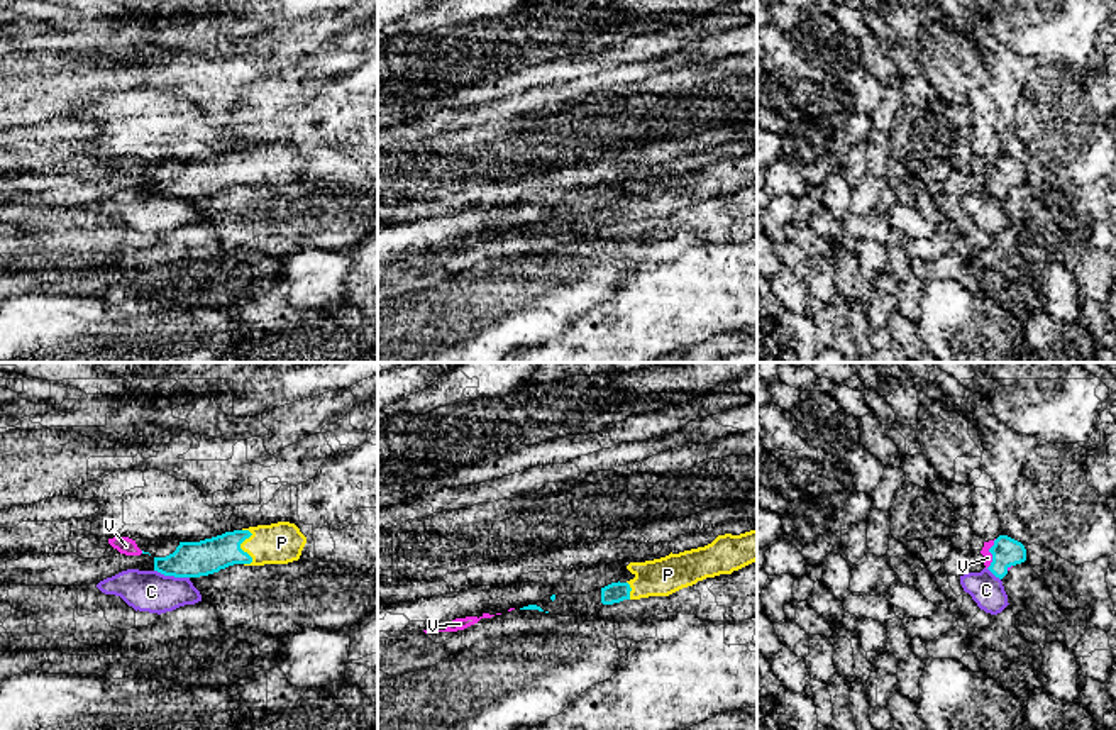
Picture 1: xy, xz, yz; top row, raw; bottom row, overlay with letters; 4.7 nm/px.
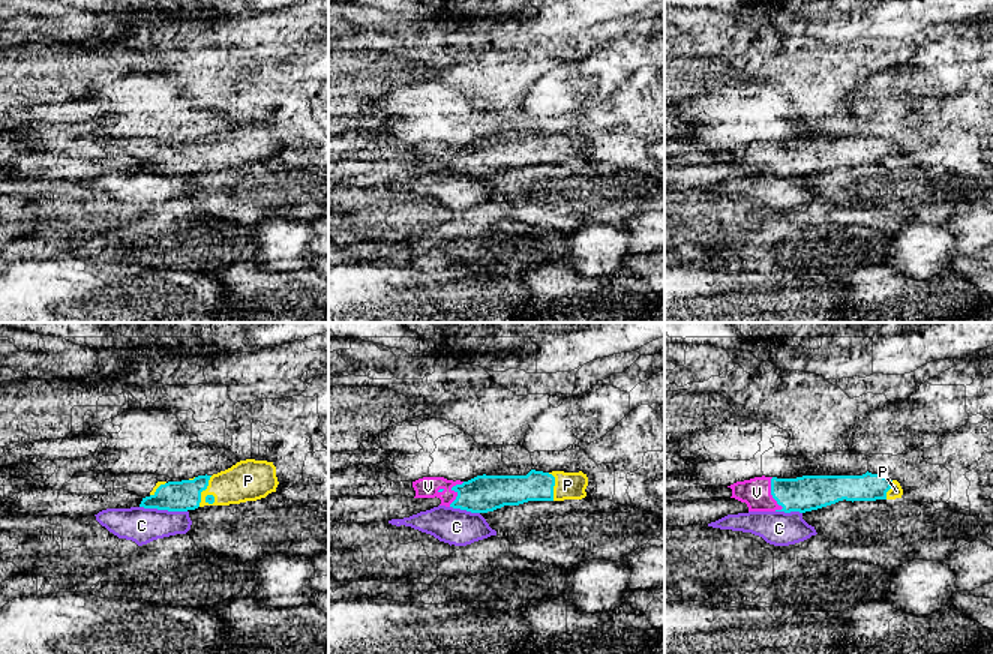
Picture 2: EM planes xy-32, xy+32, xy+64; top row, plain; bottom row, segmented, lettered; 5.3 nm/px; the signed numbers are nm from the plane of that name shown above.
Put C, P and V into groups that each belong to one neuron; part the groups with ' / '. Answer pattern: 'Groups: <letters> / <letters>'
Groups: C / P V

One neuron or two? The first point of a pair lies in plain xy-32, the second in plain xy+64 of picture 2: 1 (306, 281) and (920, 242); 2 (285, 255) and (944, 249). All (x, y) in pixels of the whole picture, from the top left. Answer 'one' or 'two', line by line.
1: two
2: one

